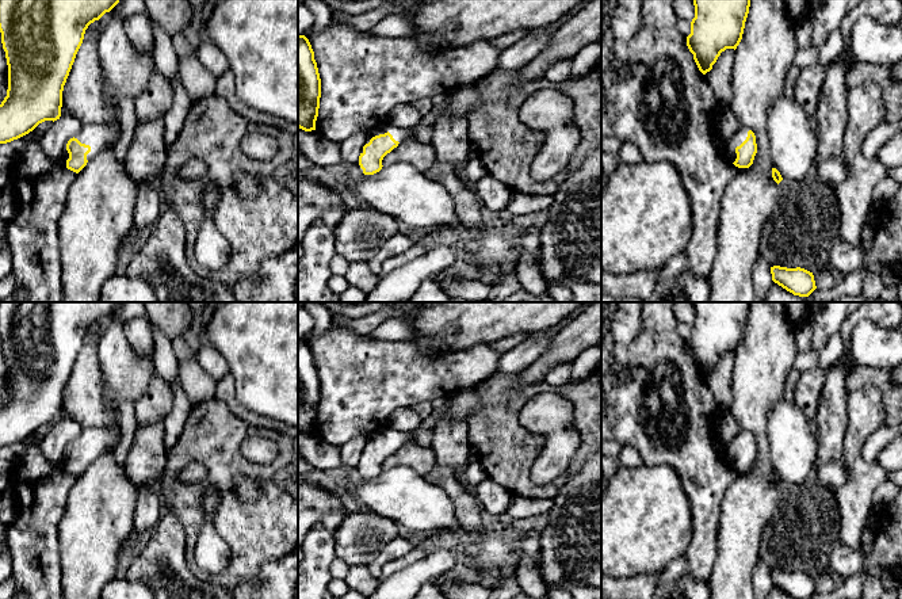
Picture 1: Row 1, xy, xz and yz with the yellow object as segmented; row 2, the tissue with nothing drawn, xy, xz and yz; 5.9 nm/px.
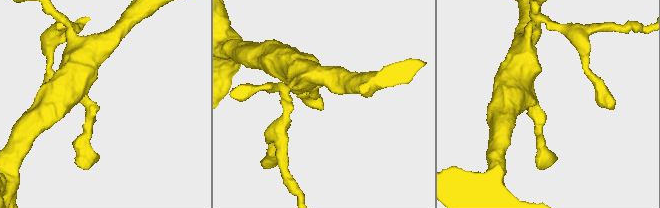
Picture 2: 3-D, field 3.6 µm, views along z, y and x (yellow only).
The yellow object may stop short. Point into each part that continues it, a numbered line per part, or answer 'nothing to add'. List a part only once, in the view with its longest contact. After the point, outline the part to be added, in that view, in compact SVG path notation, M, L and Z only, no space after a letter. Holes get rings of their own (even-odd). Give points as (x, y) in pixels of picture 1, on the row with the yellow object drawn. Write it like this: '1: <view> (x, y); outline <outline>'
1: xz (398, 133); outline M386 122L385 125L378 126L375 129L370 130L366 144L368 144L372 137L379 136L379 134L385 134L387 131L398 142L402 142L404 140L410 138L410 137L416 137L414 127L404 129L404 127L398 127L398 126L391 126L391 125L389 125Z

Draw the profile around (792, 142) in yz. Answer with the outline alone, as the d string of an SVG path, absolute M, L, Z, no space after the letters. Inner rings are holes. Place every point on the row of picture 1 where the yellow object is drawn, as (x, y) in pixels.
M783 95L775 99L767 119L768 153L783 180L803 180L815 167L818 136L800 104Z

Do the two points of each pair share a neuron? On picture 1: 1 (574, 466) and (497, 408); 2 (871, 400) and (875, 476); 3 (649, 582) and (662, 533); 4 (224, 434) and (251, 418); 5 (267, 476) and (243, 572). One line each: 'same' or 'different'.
1: same
2: same
3: different
4: different
5: same

